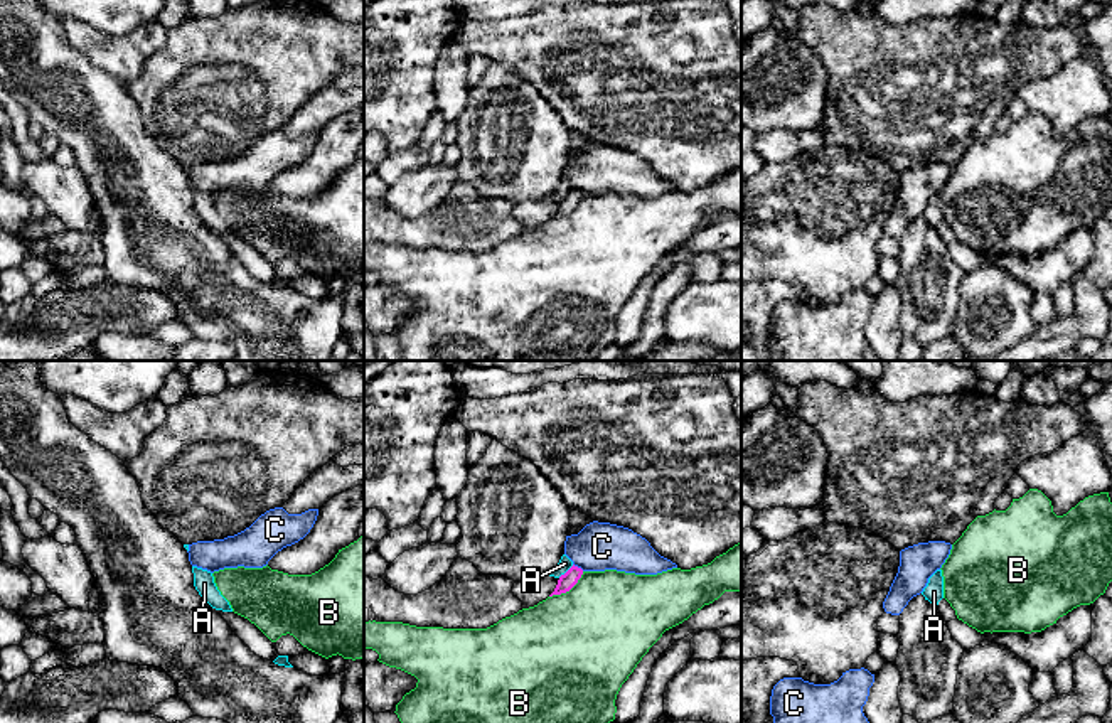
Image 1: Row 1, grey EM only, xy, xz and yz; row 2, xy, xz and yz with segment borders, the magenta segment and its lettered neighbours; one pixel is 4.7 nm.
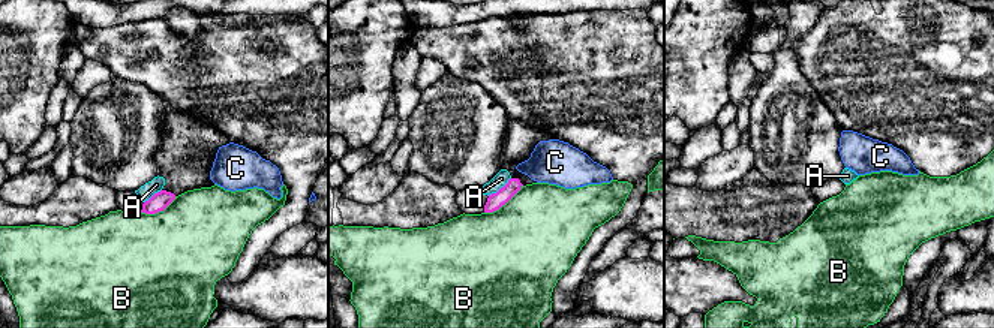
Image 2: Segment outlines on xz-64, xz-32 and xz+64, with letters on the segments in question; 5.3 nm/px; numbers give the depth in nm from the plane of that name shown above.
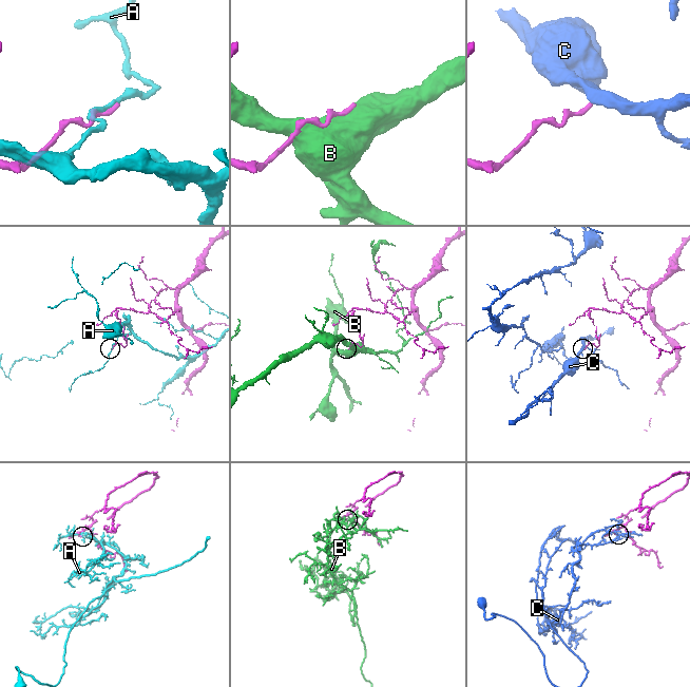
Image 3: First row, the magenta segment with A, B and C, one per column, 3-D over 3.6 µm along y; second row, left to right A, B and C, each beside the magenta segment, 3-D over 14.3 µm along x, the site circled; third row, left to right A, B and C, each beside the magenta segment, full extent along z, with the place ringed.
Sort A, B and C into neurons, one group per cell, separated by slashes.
A / B / C

